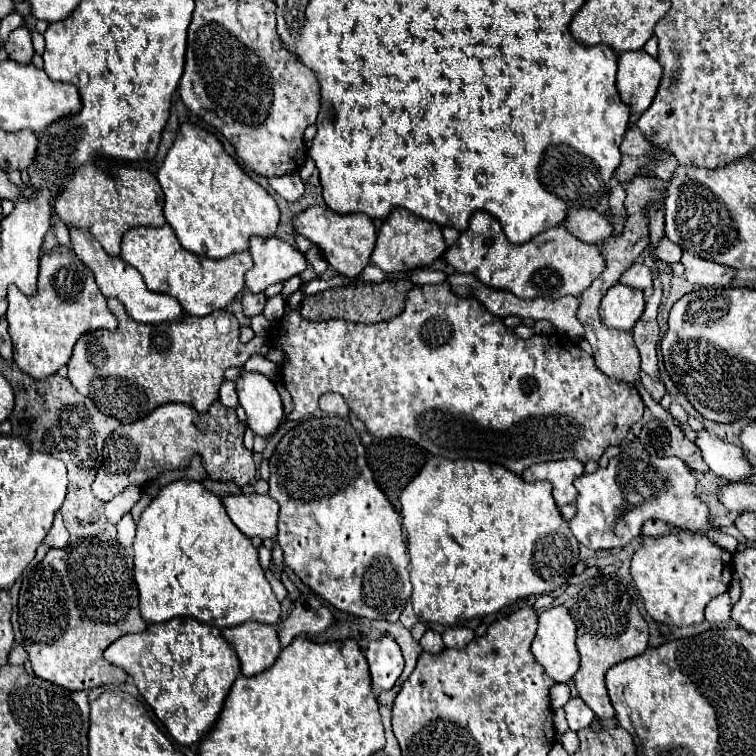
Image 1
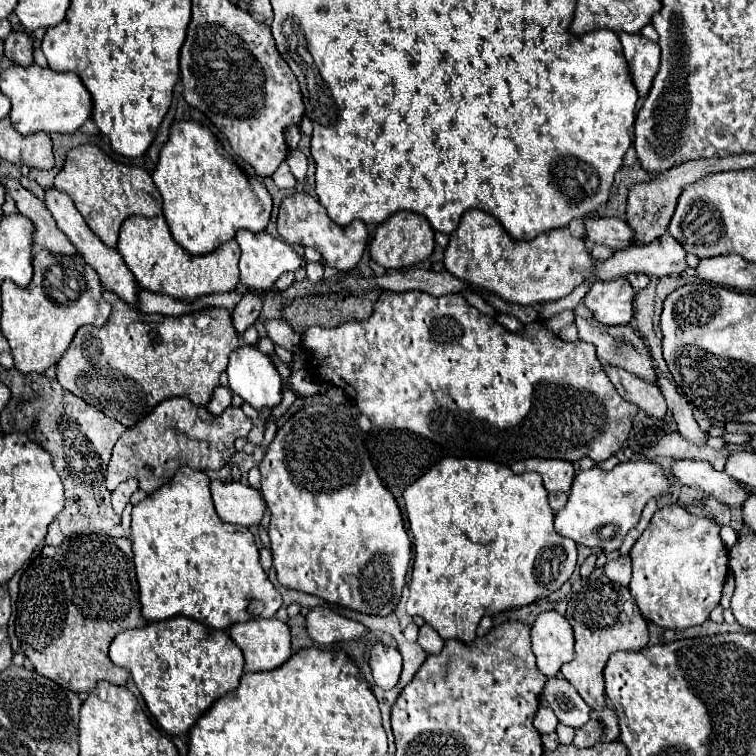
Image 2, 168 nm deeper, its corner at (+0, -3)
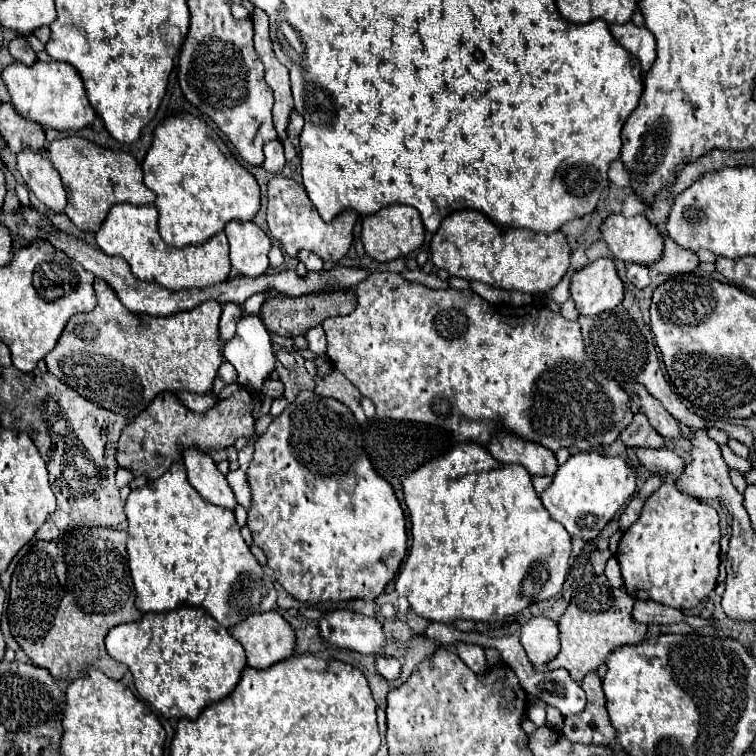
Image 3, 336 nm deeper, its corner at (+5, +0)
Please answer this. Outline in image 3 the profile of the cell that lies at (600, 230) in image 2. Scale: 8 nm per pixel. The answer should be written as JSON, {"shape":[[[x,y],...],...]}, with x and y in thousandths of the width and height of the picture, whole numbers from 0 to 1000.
{"shape":[[[807,283],[794,299],[794,310],[796,310],[796,317],[804,323],[807,333],[812,336],[812,341],[817,341],[828,349],[836,349],[836,347],[862,349],[876,336],[876,312],[868,299],[857,296],[852,283],[833,286],[833,288],[828,288],[823,283]]]}

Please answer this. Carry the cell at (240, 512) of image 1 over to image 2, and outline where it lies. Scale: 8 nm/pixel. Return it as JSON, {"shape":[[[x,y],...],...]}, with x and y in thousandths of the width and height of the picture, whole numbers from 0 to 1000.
{"shape":[[[279,634],[276,644],[284,676],[295,689],[321,697],[345,692],[353,668],[340,647],[321,639],[298,639],[290,634]]]}

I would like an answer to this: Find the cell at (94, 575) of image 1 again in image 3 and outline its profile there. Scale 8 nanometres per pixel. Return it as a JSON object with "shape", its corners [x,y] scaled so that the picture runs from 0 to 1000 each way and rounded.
{"shape":[[[98,698],[85,704],[77,714],[50,714],[45,722],[32,722],[19,738],[21,751],[13,770],[8,810],[13,836],[19,847],[26,852],[26,857],[34,862],[34,868],[42,873],[42,878],[66,886],[66,892],[74,899],[98,902],[106,894],[111,894],[116,884],[130,884],[148,899],[159,899],[169,889],[169,884],[159,876],[151,876],[138,857],[138,844],[146,831],[167,823],[180,823],[188,817],[188,812],[177,802],[180,783],[167,743],[167,712],[169,704],[159,701]]]}

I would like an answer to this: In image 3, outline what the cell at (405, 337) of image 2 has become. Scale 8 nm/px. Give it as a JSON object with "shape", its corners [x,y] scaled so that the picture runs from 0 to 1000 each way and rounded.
{"shape":[[[495,360],[495,365],[489,365],[489,370],[481,370],[481,376],[471,378],[471,392],[474,392],[474,407],[463,418],[442,418],[442,421],[431,421],[426,426],[426,434],[429,434],[431,450],[434,450],[431,468],[439,479],[439,484],[444,489],[450,489],[479,519],[479,524],[487,524],[495,532],[500,553],[519,553],[519,556],[582,563],[582,566],[593,569],[603,585],[627,585],[638,593],[646,593],[648,579],[656,571],[667,569],[667,571],[693,579],[698,585],[709,585],[730,598],[738,598],[741,593],[757,593],[757,590],[770,598],[778,598],[788,590],[810,587],[836,556],[831,521],[823,516],[823,511],[817,511],[812,503],[807,503],[802,495],[796,495],[796,489],[778,474],[772,455],[770,455],[770,442],[765,434],[765,426],[746,423],[741,415],[728,413],[725,405],[717,405],[717,407],[690,405],[690,418],[667,421],[664,415],[656,413],[656,407],[651,402],[646,402],[627,386],[608,386],[601,381],[569,384],[558,376],[540,373],[537,368],[532,368],[529,362],[521,362],[521,360]]]}

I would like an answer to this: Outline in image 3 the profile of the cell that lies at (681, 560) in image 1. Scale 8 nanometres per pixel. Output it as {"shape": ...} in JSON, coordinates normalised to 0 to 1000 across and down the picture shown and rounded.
{"shape":[[[881,632],[881,638],[852,664],[847,685],[825,704],[820,714],[815,738],[823,749],[825,778],[839,794],[865,794],[902,810],[921,804],[926,796],[934,796],[939,783],[947,778],[952,746],[952,709],[955,706],[950,698],[947,675],[910,653],[902,653],[899,648],[894,648],[892,635]]]}

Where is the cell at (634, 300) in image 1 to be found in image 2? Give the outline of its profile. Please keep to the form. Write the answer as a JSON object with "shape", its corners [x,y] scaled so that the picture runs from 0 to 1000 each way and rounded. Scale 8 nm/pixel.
{"shape":[[[827,366],[808,372],[790,369],[771,398],[798,430],[827,430],[837,419],[837,380]]]}

